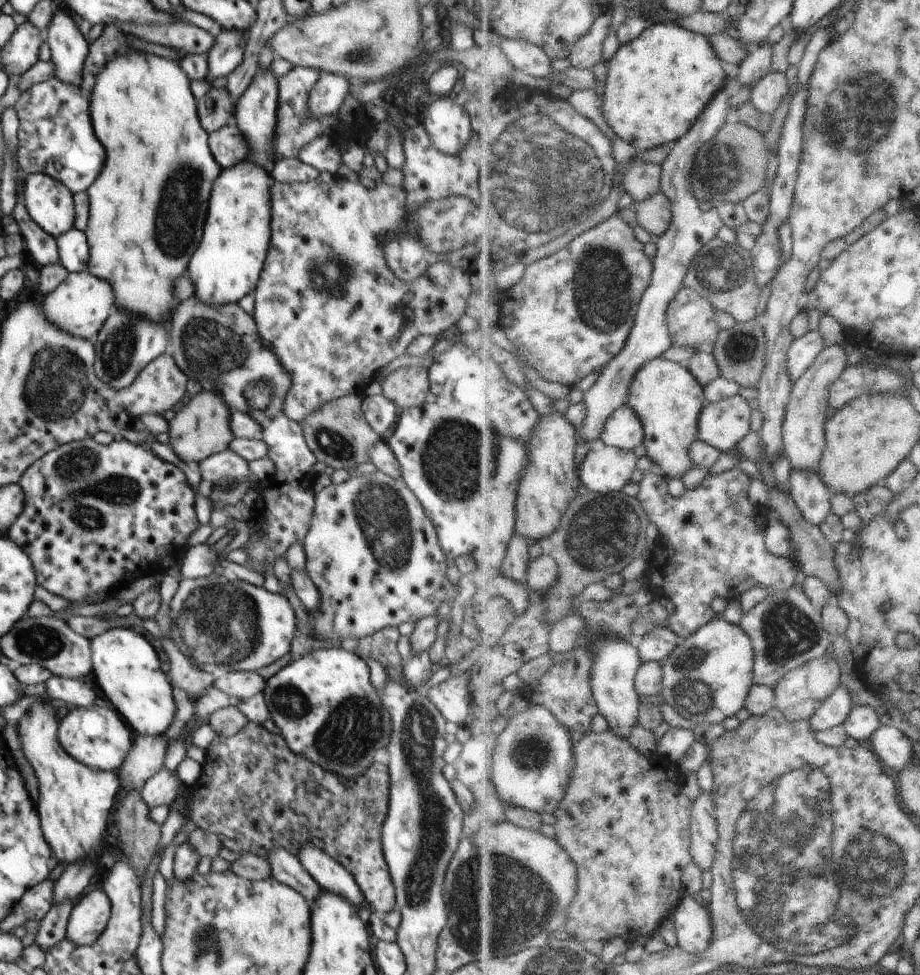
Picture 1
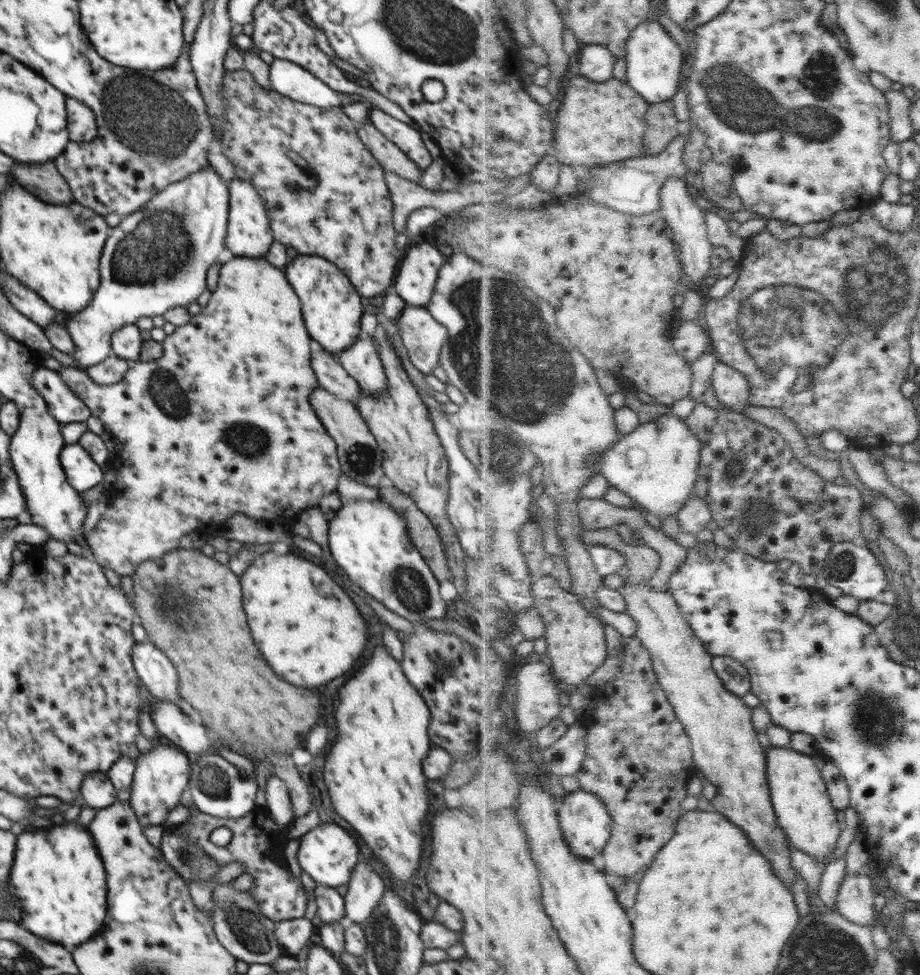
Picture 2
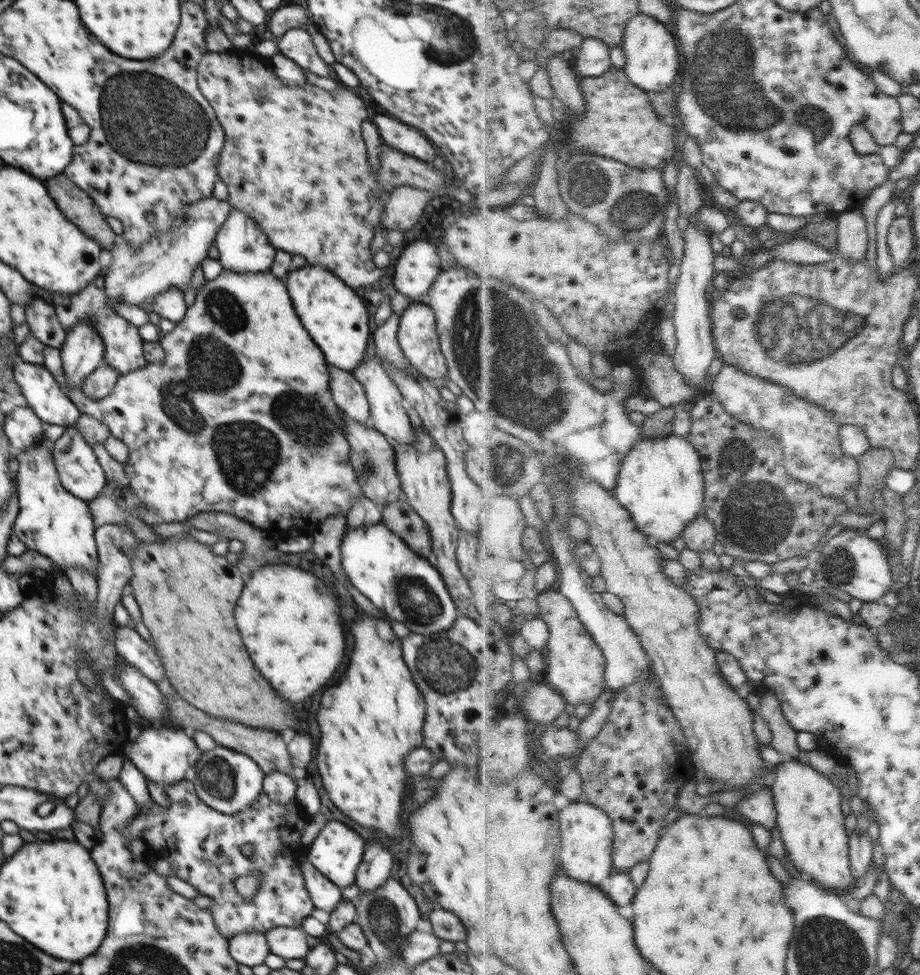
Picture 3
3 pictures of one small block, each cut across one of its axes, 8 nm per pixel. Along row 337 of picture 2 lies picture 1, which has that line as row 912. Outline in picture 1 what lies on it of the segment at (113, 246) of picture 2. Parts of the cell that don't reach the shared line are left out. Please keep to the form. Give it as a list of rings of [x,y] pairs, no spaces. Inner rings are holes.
[[[102,889],[84,894],[73,906],[65,938],[76,945],[92,945],[110,921],[111,909],[111,901]]]

